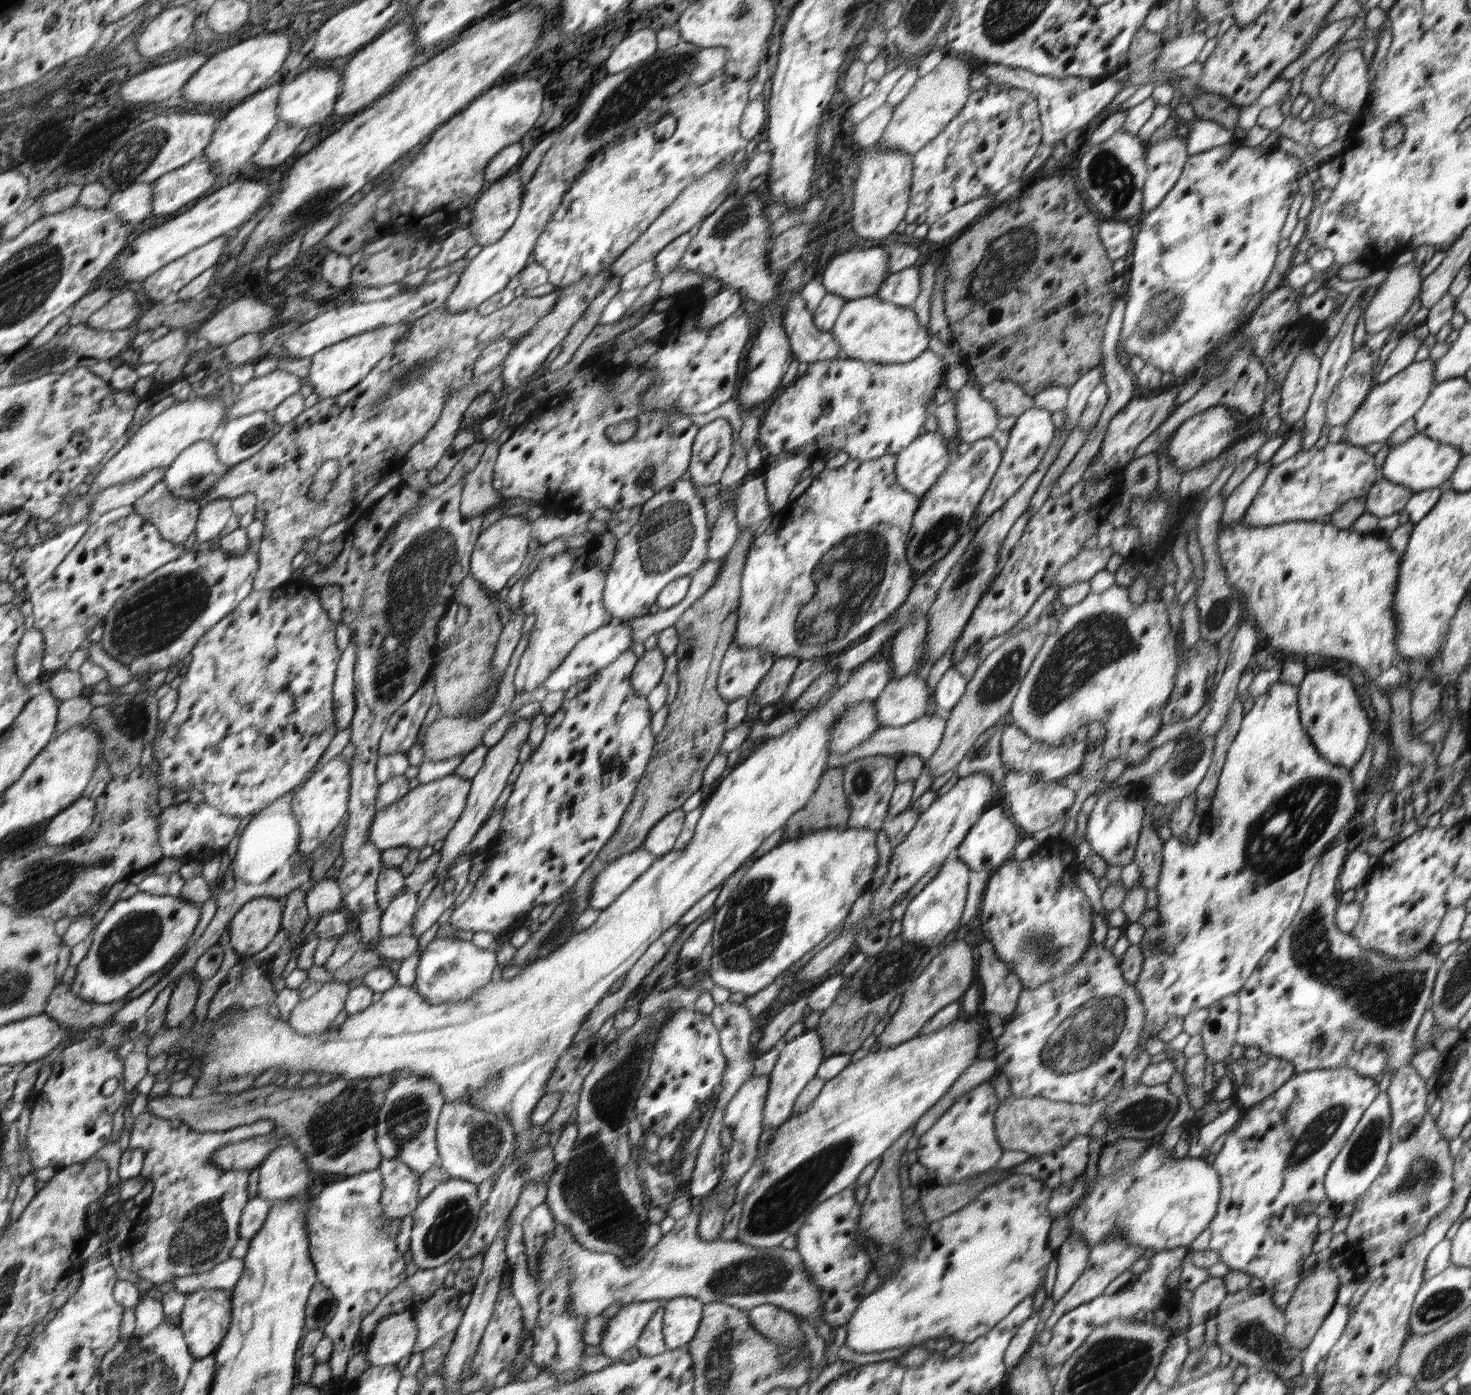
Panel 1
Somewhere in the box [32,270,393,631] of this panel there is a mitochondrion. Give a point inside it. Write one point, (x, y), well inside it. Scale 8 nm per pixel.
(248, 438)

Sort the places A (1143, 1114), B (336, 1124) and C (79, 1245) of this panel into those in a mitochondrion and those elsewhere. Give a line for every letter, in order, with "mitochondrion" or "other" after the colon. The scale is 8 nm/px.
A: mitochondrion
B: mitochondrion
C: other

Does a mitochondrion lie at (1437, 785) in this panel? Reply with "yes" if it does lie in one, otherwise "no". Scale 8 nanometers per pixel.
no

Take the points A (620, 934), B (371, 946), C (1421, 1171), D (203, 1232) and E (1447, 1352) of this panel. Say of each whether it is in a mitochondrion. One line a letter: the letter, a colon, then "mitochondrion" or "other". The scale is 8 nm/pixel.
A: other
B: other
C: mitochondrion
D: mitochondrion
E: mitochondrion

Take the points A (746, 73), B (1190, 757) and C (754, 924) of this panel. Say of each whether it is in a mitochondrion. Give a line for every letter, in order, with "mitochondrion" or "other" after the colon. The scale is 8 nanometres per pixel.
A: other
B: mitochondrion
C: mitochondrion

